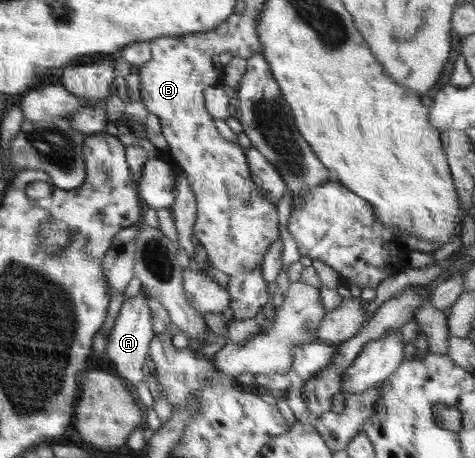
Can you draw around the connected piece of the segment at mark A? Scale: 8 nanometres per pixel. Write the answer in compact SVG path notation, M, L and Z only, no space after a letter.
M141 291L137 296L125 299L116 317L113 329L106 337L106 351L104 353L113 363L118 376L133 390L135 386L143 382L145 376L145 361L148 358L149 347L154 338L153 318L147 301L148 294Z

